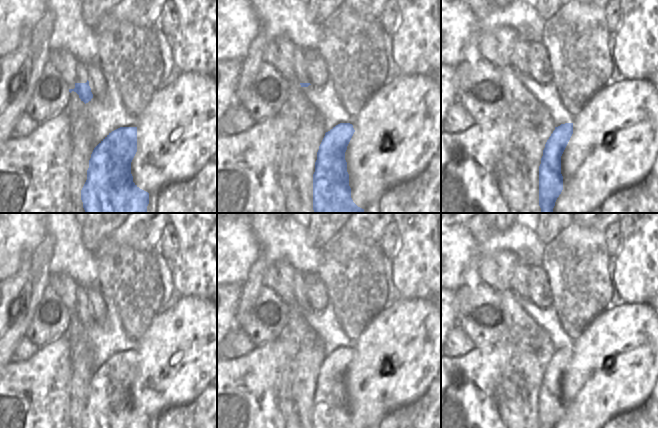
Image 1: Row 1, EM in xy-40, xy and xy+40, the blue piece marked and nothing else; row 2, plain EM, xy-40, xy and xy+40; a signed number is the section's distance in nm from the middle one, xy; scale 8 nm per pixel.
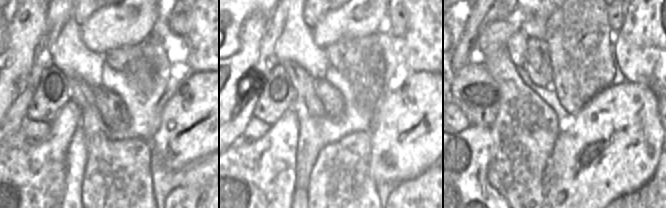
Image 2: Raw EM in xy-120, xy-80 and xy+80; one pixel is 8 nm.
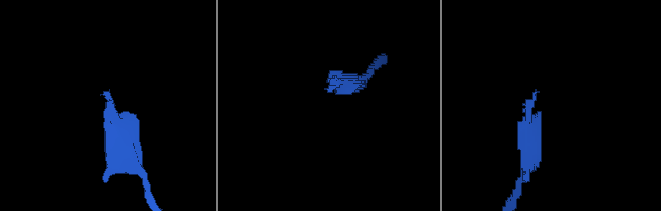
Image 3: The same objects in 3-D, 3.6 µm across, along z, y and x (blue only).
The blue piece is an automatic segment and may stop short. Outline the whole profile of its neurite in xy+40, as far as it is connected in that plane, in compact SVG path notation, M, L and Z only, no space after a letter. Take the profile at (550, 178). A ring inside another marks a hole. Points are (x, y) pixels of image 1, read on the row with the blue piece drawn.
M573 123L561 124L547 140L539 166L539 206L542 213L553 213L555 202L563 190L561 156L573 134Z

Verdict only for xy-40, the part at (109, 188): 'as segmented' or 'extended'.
as segmented

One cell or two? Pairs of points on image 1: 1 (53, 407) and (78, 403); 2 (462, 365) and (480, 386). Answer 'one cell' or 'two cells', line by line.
1: two cells
2: one cell

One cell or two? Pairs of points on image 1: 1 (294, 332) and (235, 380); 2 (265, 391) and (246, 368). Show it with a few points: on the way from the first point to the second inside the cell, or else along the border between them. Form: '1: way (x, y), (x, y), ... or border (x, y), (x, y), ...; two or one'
1: border (275, 340), (281, 343), (284, 350), (285, 366); two
2: way (259, 385), (253, 379), (252, 374); one

